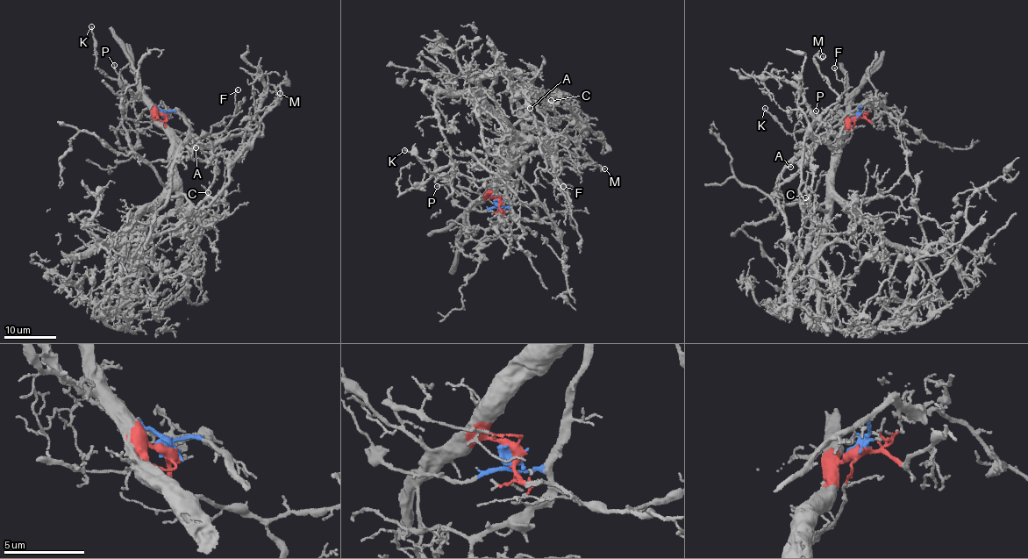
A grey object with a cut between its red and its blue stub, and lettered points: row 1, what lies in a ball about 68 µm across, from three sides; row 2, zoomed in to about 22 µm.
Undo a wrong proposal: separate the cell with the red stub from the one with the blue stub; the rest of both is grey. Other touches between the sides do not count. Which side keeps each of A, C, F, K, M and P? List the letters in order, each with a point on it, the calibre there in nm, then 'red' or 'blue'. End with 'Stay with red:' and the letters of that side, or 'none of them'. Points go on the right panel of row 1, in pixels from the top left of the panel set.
A: place (790, 167); calibre 130 nm; blue
C: place (805, 197); calibre 120 nm; red
F: place (834, 68); calibre 120 nm; blue
K: place (765, 108); calibre 140 nm; red
M: place (823, 56); calibre 100 nm; red
P: place (816, 111); calibre 120 nm; blue
Stay with red: C, K, M

